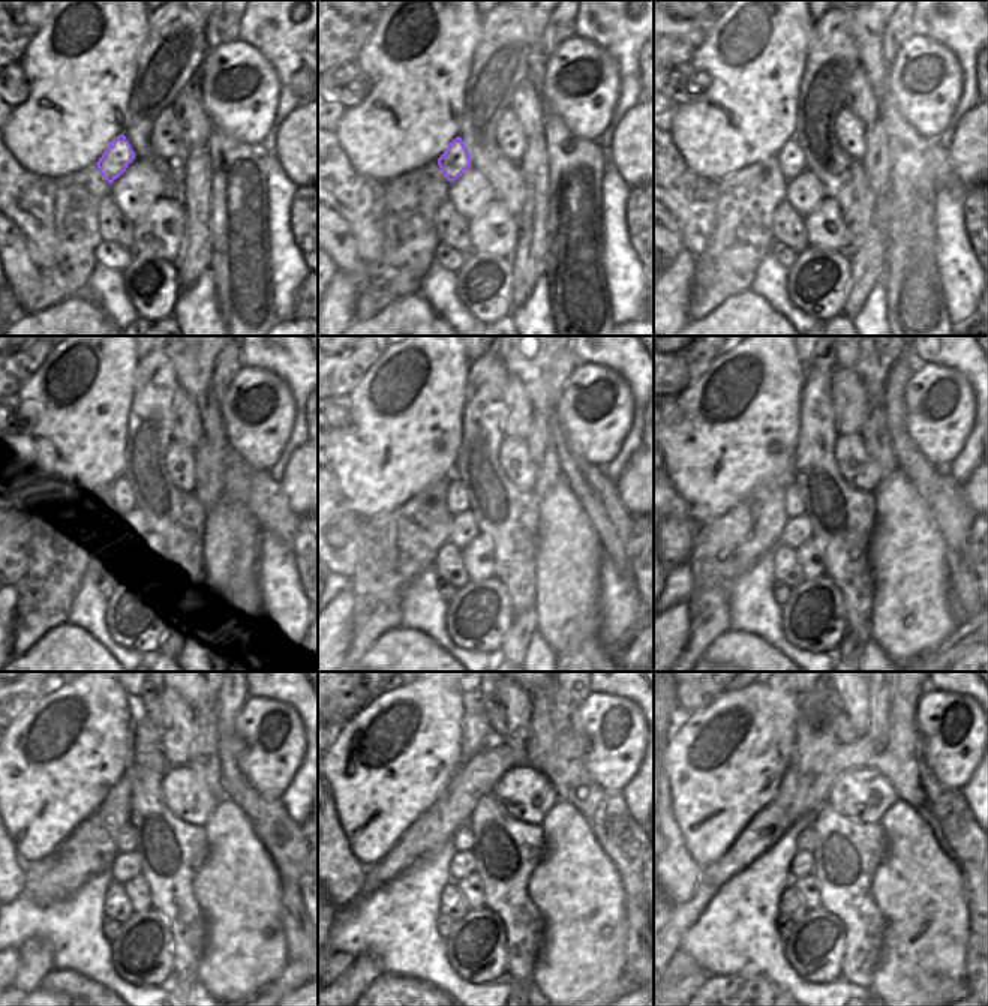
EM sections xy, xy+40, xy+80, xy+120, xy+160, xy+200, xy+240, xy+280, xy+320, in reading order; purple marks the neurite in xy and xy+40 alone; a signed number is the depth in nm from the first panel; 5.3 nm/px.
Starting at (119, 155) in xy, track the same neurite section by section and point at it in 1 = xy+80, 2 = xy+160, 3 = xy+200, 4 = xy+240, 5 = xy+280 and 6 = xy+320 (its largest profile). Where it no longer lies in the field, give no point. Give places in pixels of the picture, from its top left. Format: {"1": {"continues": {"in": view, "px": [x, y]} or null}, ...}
{"1": {"continues": {"in": "xy+80", "px": [790, 158]}}, "2": {"continues": {"in": "xy+160", "px": [456, 494]}}, "3": {"continues": {"in": "xy+200", "px": [793, 504]}}, "4": {"continues": {"in": "xy+240", "px": [126, 838]}}, "5": {"continues": {"in": "xy+280", "px": [462, 838]}}, "6": {"continues": {"in": "xy+320", "px": [807, 840]}}}

